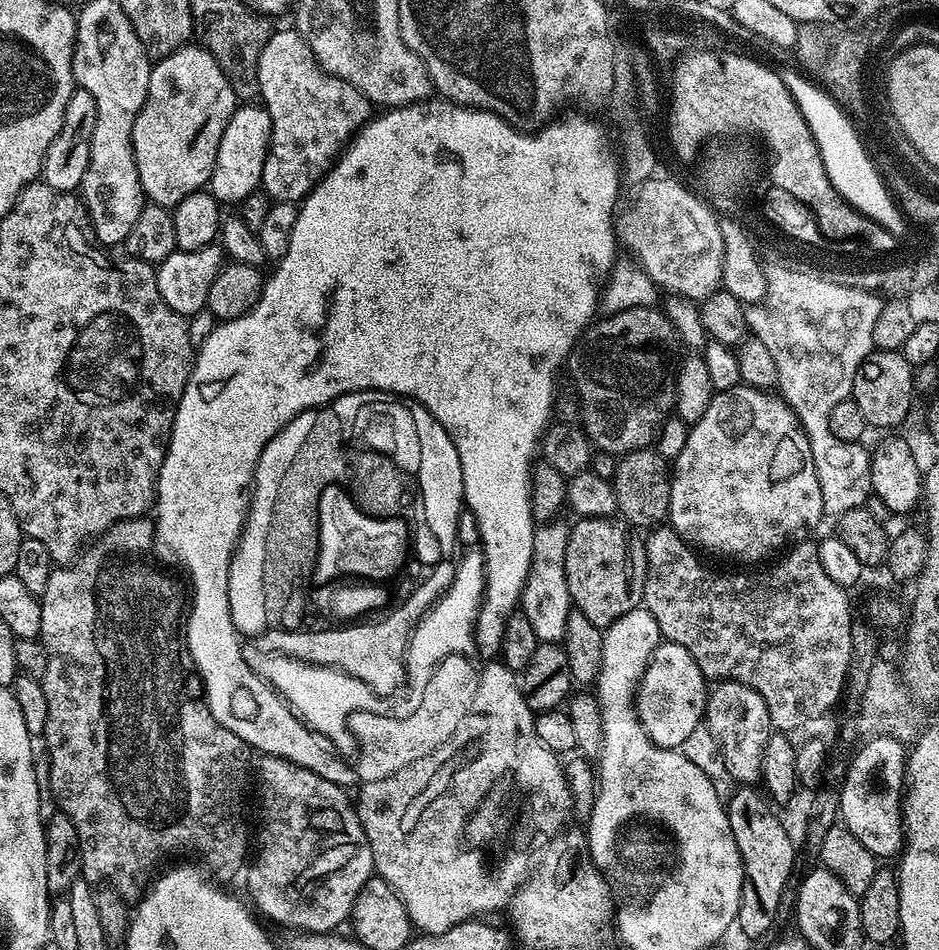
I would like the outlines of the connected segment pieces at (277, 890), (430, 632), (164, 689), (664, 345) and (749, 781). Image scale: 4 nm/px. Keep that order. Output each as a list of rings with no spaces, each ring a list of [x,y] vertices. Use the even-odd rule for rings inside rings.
[[[261,755],[260,759],[260,800],[264,803],[264,829],[260,832],[260,853],[256,856],[256,865],[248,872],[248,892],[252,895],[251,903],[258,909],[261,917],[269,916],[276,924],[285,924],[288,928],[296,928],[301,933],[305,932],[326,932],[331,933],[340,923],[347,921],[352,914],[352,907],[362,890],[362,886],[368,880],[373,879],[374,869],[372,867],[372,851],[370,842],[362,830],[362,822],[358,818],[353,801],[341,785],[330,782],[324,776],[314,774],[302,766],[298,766],[289,760],[283,760],[277,756]]]
[[[476,538],[468,553],[459,558],[456,576],[449,588],[437,597],[436,603],[421,616],[411,632],[410,666],[407,669],[416,677],[431,672],[447,655],[476,656],[476,615],[480,613],[480,601],[484,599],[484,583],[487,580],[492,580],[492,576],[488,576],[488,544]]]
[[[133,518],[131,520],[120,520],[113,528],[104,531],[95,543],[85,547],[82,555],[76,563],[67,566],[53,567],[50,574],[50,582],[46,582],[46,590],[38,598],[40,609],[42,610],[42,626],[38,639],[46,646],[48,651],[48,661],[46,662],[46,674],[42,677],[44,693],[46,694],[46,710],[48,711],[48,721],[44,727],[42,743],[48,747],[48,784],[52,787],[52,796],[56,799],[55,807],[64,812],[74,822],[74,830],[78,830],[80,839],[80,851],[78,853],[78,864],[82,869],[82,876],[89,882],[112,882],[119,876],[132,876],[139,870],[140,864],[144,864],[159,848],[197,848],[202,855],[208,856],[209,864],[218,872],[225,872],[232,876],[240,867],[245,867],[244,859],[248,856],[248,824],[244,821],[244,803],[248,800],[248,755],[250,749],[238,734],[223,728],[214,718],[214,714],[208,709],[208,702],[204,694],[204,686],[200,679],[200,673],[196,671],[196,664],[192,661],[192,655],[188,649],[186,639],[186,600],[180,597],[180,592],[176,589],[176,584],[164,572],[159,572],[148,560],[143,560],[143,556],[153,551],[154,548],[154,524],[148,518]]]
[[[656,306],[651,308],[631,308],[625,312],[613,312],[603,318],[597,319],[589,327],[588,331],[581,336],[580,341],[576,343],[576,347],[572,350],[572,355],[566,361],[566,368],[567,371],[572,371],[572,380],[576,383],[577,394],[580,395],[580,416],[584,419],[584,424],[582,424],[584,435],[599,451],[612,452],[617,458],[621,458],[630,452],[651,449],[660,434],[660,427],[667,422],[669,416],[673,415],[676,406],[676,373],[682,359],[682,343],[680,336],[670,322],[670,318],[665,316],[664,312]]]
[[[737,680],[719,681],[708,694],[706,723],[718,742],[726,770],[733,781],[744,786],[755,785],[760,780],[762,750],[766,750],[766,742],[774,731],[770,710],[766,710],[762,694]]]

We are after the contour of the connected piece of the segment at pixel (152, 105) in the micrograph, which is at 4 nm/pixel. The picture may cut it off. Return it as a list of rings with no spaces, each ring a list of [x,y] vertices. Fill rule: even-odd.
[[[189,42],[152,64],[146,102],[132,127],[132,149],[145,197],[153,204],[173,209],[182,198],[201,191],[211,181],[222,134],[236,112],[238,101],[218,62],[199,43]]]

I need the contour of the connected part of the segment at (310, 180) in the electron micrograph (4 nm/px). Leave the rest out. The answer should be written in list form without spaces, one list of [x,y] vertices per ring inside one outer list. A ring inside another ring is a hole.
[[[295,30],[273,31],[258,58],[259,99],[267,108],[272,123],[272,140],[260,179],[263,191],[273,202],[296,204],[312,191],[312,187],[327,174],[334,161],[344,151],[352,137],[368,123],[374,108],[370,101],[350,82],[331,76],[320,69],[310,46]]]

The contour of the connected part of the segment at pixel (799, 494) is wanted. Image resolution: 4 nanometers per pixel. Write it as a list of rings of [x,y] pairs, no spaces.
[[[741,386],[716,393],[710,406],[706,406],[706,414],[702,414],[702,418],[698,418],[698,422],[689,427],[688,441],[686,446],[682,446],[682,454],[678,454],[675,458],[674,467],[670,472],[670,481],[672,489],[668,515],[671,527],[675,528],[679,536],[693,549],[701,553],[713,552],[716,556],[729,556],[732,560],[764,560],[771,552],[779,553],[793,542],[807,541],[808,531],[818,527],[820,519],[825,519],[826,516],[822,506],[822,486],[818,486],[818,474],[814,470],[814,458],[810,454],[810,442],[799,420],[779,395],[767,394],[758,388]]]

